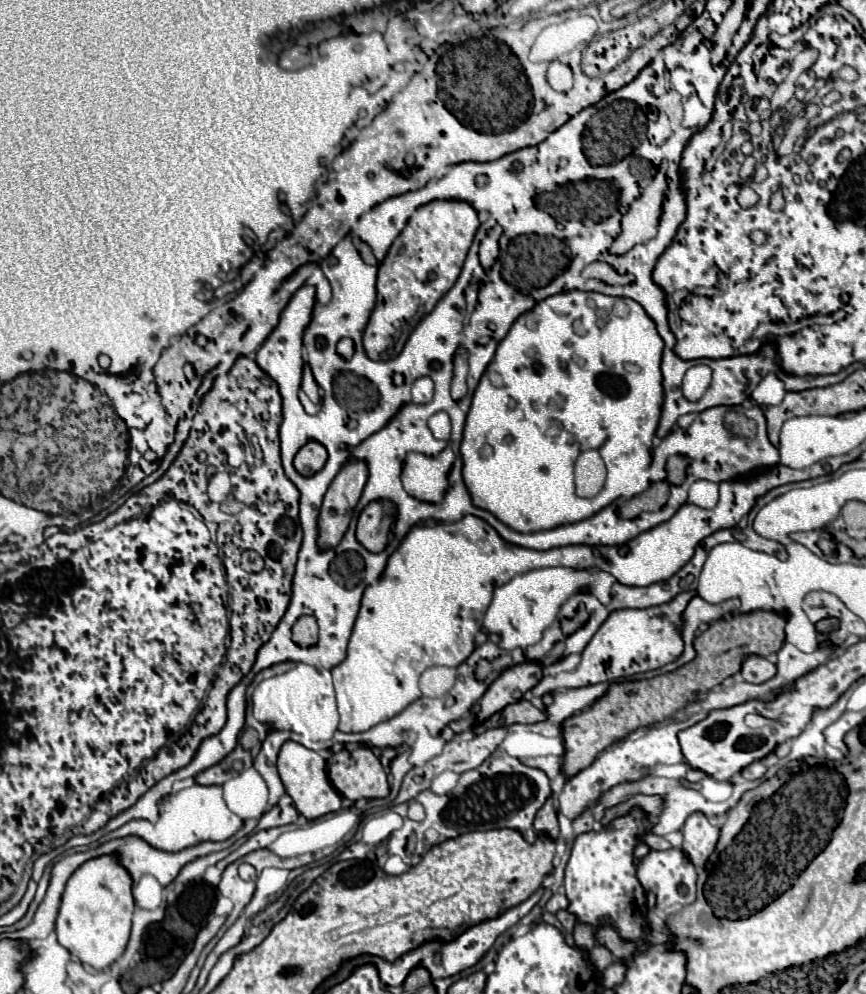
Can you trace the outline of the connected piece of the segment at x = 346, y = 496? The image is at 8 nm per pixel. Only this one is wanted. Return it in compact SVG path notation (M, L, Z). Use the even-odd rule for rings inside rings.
M349 458L331 482L319 514L319 544L323 548L337 546L343 538L367 478L367 464L363 460Z

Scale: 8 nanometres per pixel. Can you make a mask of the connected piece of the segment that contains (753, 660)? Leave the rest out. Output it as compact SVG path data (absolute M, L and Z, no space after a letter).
M747 656L743 660L743 666L741 666L741 676L743 680L751 682L751 684L761 684L761 682L767 682L775 676L777 668L775 664L771 664L767 658L763 656Z

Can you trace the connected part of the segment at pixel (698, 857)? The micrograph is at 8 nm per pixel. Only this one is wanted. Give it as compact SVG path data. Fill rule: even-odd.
M695 812L693 816L687 818L681 832L683 832L681 848L697 868L703 868L719 840L719 826L713 826L705 814Z

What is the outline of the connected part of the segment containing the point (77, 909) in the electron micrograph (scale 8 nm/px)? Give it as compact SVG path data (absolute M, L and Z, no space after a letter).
M103 854L81 864L67 880L61 910L57 916L57 938L73 956L83 964L105 970L123 952L131 932L131 912L135 906L131 894L133 880L129 872L119 864L117 854Z

